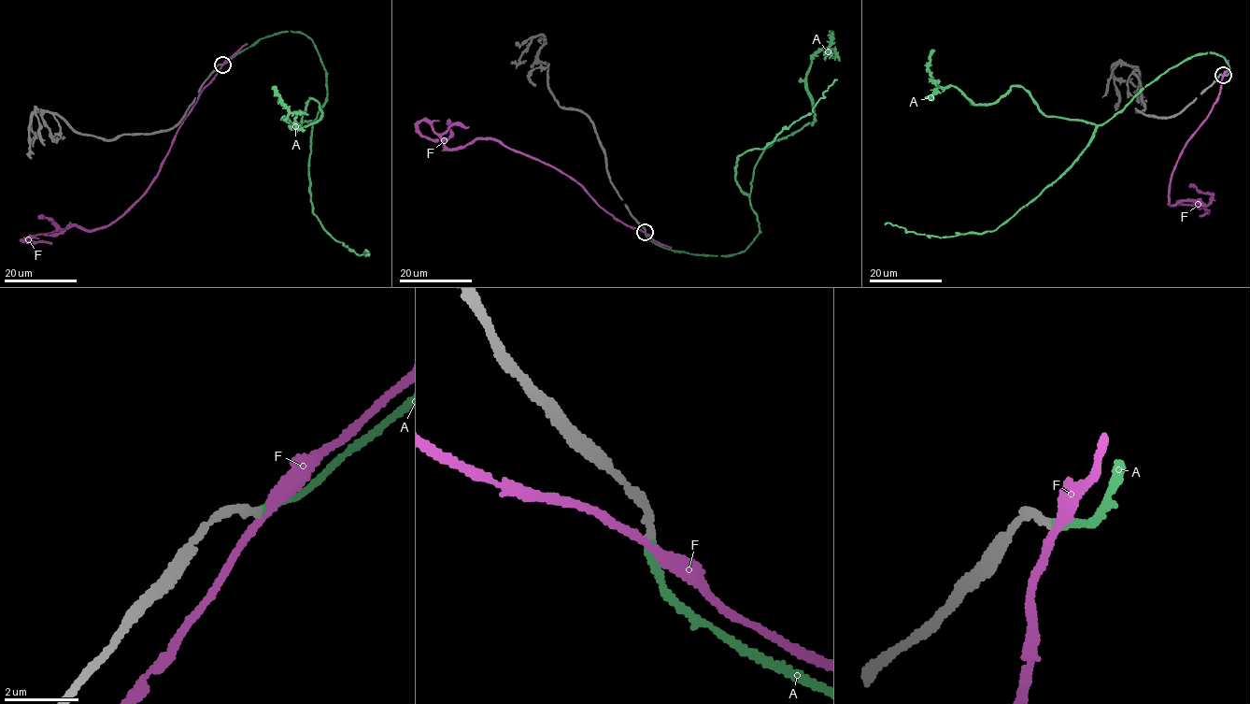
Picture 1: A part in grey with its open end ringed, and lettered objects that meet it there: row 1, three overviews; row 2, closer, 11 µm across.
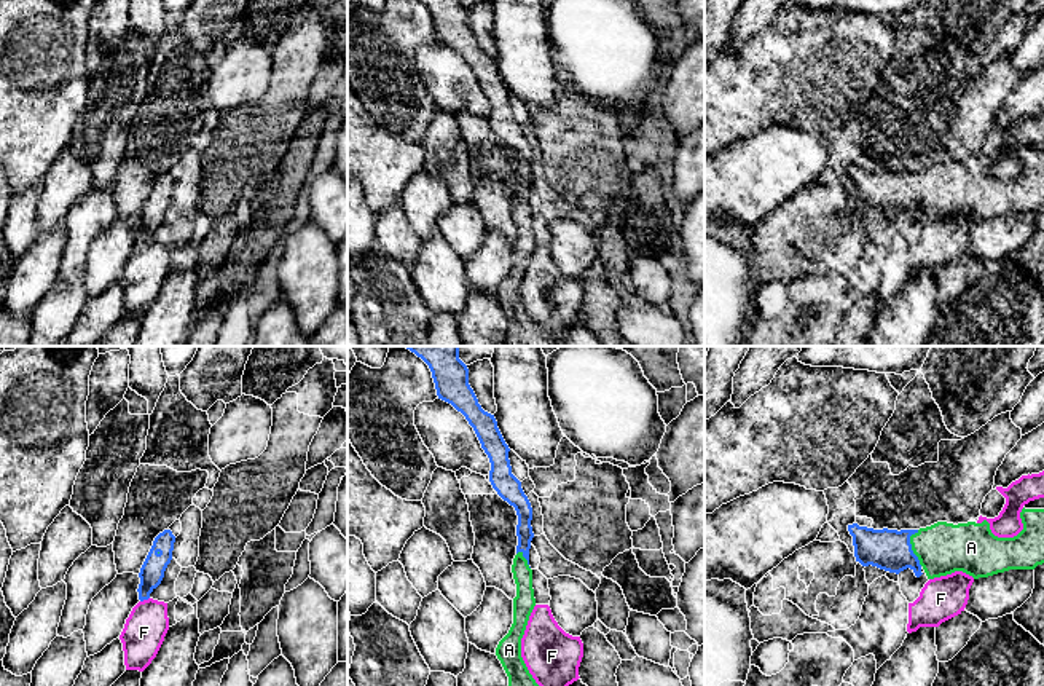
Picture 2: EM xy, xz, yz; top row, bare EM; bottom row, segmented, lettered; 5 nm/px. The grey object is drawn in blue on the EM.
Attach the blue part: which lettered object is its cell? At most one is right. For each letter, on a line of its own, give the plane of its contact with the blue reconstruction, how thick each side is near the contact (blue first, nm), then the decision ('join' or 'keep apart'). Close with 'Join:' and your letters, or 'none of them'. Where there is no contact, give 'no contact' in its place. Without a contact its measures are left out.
A: meets blue in yz; 200 nm thick on the blue side, 260 nm on the other; join
F: meets blue in xy; 120 nm thick on the blue side, 220 nm on the other; keep apart
Join: A

